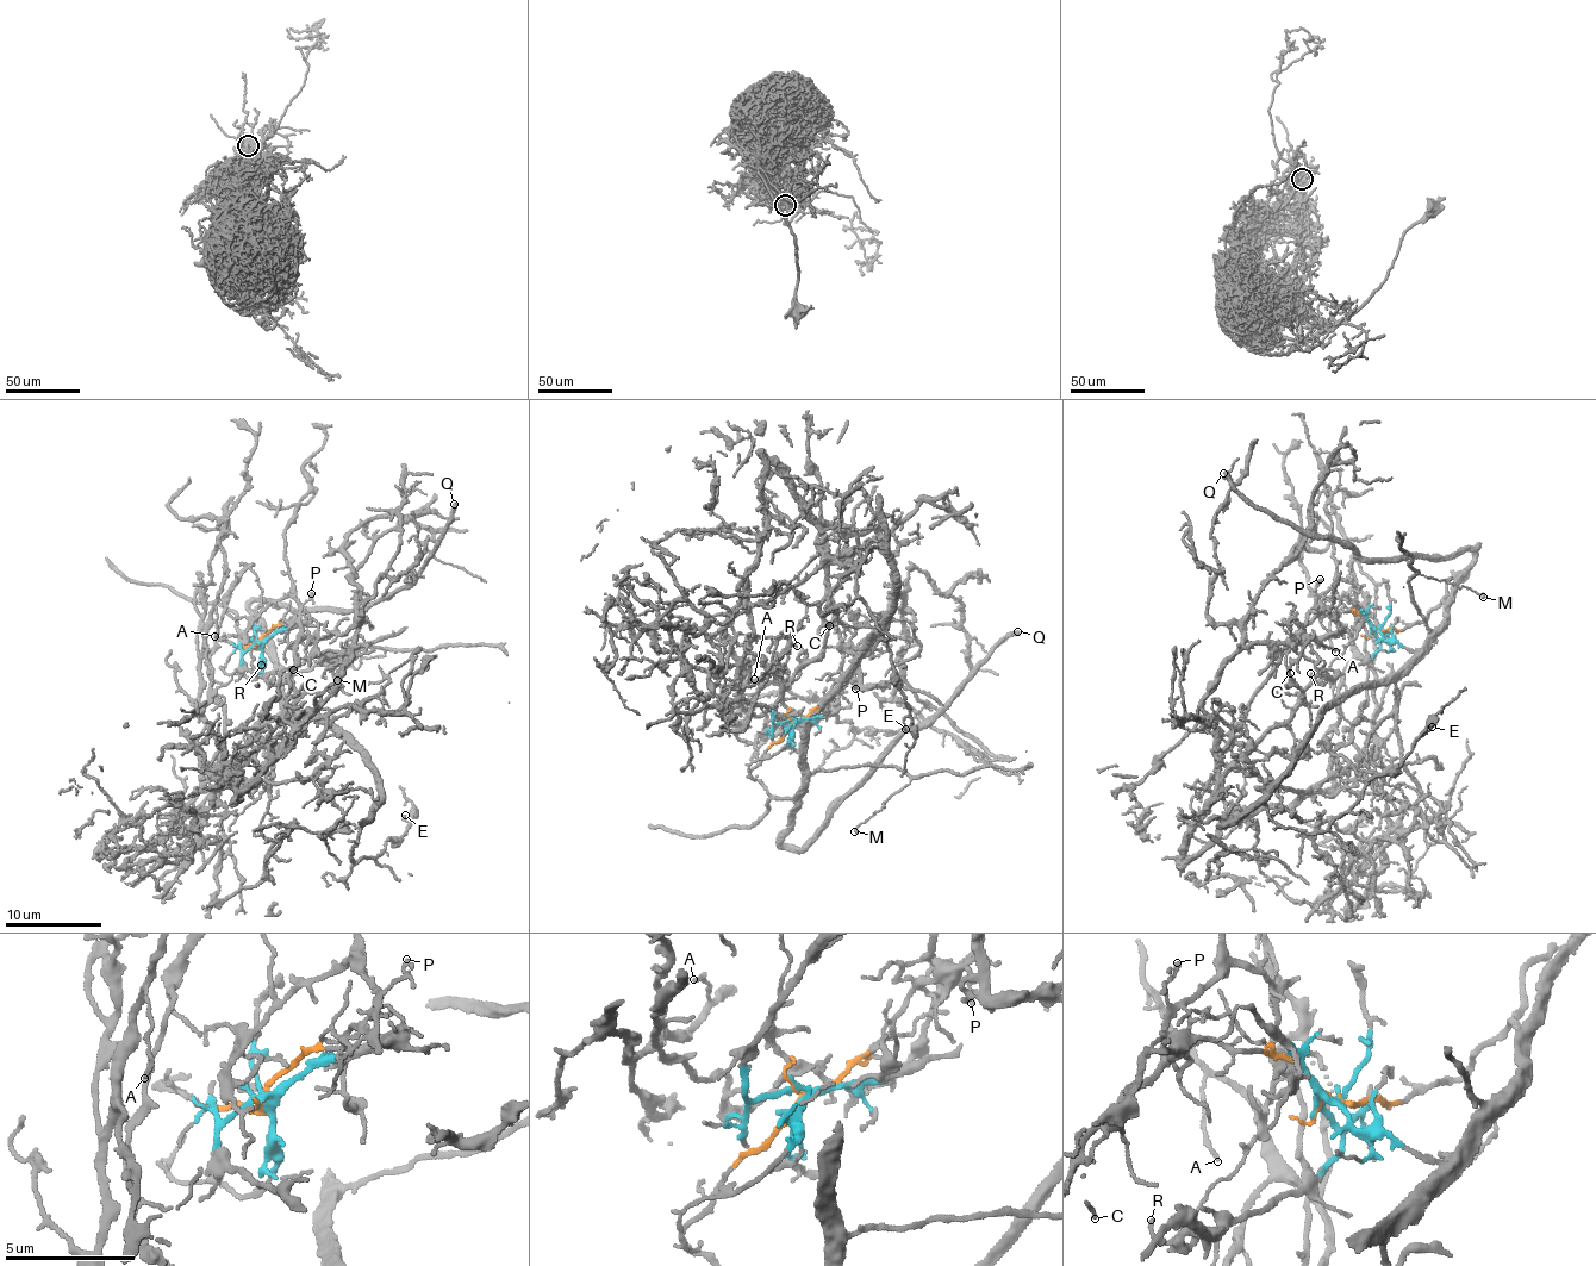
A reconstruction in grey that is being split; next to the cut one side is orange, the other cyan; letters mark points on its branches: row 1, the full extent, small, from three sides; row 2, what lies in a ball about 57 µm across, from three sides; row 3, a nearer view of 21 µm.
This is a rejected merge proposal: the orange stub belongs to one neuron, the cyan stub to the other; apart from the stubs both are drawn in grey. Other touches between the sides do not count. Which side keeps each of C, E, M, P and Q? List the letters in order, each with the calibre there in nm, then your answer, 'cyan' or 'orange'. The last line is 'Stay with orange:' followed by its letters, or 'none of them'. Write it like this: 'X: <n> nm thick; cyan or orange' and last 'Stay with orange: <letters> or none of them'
C: 120 nm thick; cyan
E: 100 nm thick; orange
M: 140 nm thick; orange
P: 110 nm thick; orange
Q: 320 nm thick; orange
Stay with orange: E, M, P, Q

